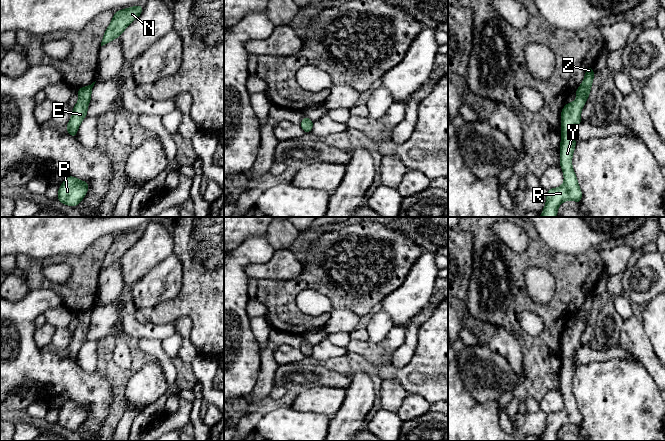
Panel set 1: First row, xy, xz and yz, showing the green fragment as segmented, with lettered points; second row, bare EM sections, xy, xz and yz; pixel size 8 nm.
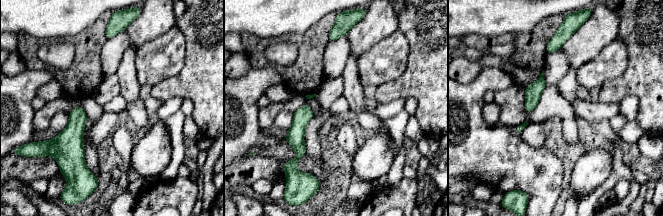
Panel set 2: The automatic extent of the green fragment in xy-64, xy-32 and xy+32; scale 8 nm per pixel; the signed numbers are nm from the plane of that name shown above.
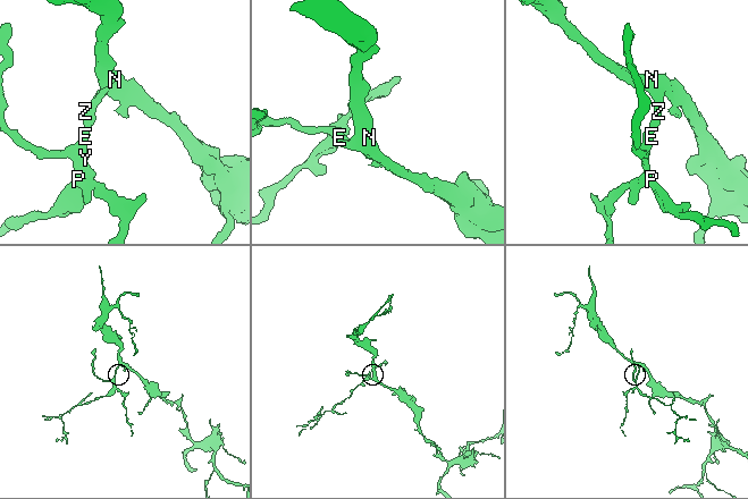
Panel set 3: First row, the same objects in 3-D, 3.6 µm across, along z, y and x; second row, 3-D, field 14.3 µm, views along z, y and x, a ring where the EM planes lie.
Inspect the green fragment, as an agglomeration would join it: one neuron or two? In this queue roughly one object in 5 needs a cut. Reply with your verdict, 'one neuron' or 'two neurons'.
one neuron

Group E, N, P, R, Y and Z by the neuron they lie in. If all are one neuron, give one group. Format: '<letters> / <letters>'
E N P R Y Z

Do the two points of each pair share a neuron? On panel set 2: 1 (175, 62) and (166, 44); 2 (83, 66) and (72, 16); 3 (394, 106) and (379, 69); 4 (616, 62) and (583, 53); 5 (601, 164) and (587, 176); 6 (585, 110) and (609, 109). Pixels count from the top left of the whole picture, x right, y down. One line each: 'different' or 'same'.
1: same
2: different
3: different
4: different
5: same
6: same

